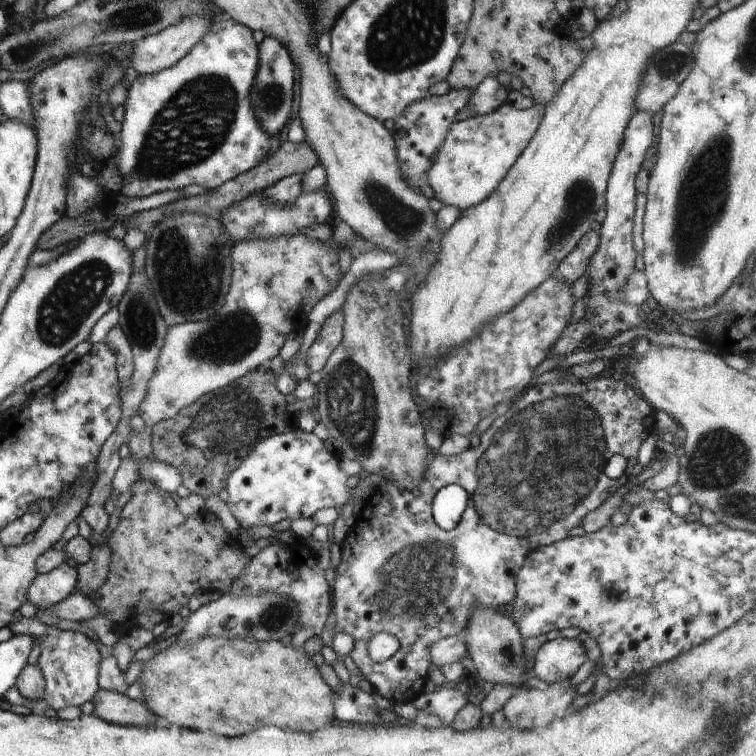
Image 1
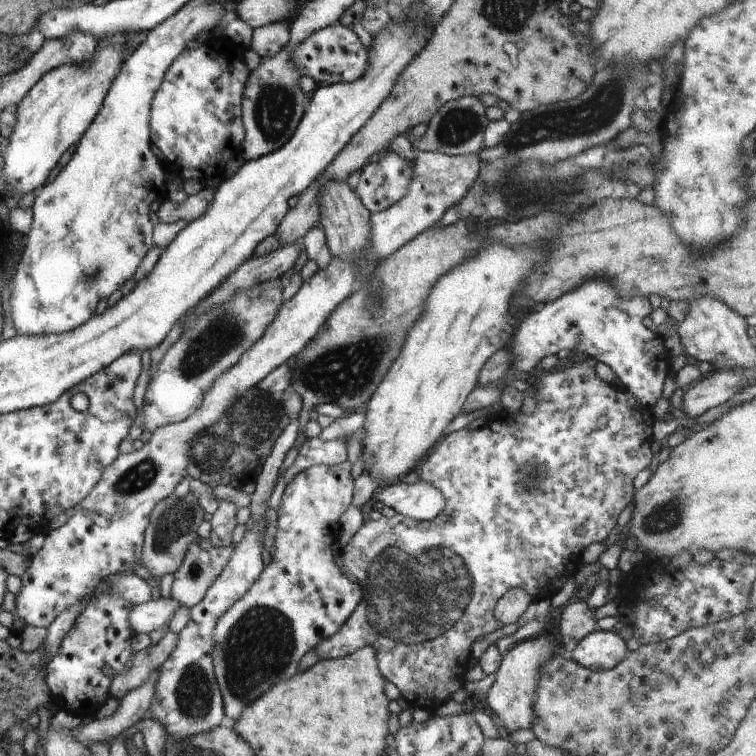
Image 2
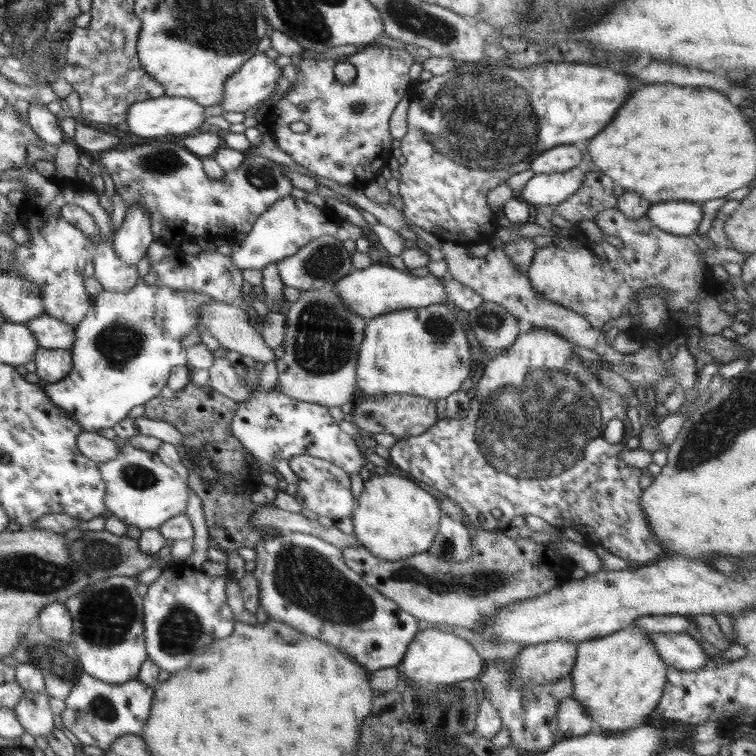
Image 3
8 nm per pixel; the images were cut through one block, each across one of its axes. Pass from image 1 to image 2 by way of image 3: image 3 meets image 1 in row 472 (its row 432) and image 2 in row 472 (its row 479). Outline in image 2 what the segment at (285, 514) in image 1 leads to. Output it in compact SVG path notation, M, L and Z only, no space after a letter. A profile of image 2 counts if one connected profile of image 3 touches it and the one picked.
M320 437L306 438L296 460L284 471L284 480L289 483L296 474L309 466L347 465L347 455L346 444L340 439L324 441Z

